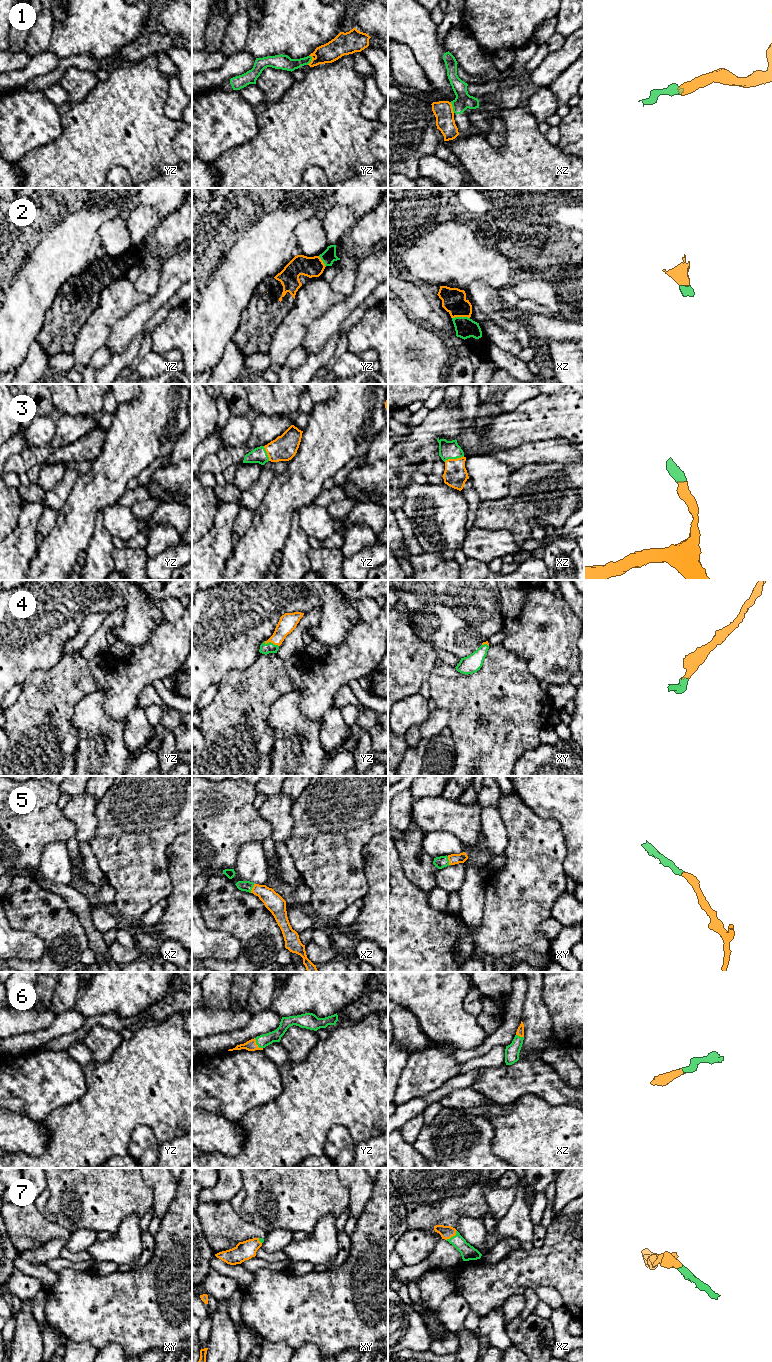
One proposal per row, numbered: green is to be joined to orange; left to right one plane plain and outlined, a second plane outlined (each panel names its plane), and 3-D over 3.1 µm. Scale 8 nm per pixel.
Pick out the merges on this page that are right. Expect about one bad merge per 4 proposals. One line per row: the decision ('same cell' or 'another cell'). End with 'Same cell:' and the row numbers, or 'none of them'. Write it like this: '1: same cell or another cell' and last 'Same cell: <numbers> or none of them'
1: another cell
2: same cell
3: same cell
4: same cell
5: same cell
6: same cell
7: same cell
Same cell: 2, 3, 4, 5, 6, 7

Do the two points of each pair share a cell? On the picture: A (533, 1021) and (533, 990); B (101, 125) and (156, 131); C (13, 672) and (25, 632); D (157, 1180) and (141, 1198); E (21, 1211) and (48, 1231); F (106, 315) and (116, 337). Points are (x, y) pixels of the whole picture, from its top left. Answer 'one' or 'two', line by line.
A: one
B: one
C: one
D: two
E: one
F: two

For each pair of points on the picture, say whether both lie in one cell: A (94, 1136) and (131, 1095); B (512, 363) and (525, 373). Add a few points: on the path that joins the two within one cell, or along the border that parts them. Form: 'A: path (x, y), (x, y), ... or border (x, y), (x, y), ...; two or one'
A: path (100, 1126), (121, 1105); one
B: path (515, 366), (522, 372); one

